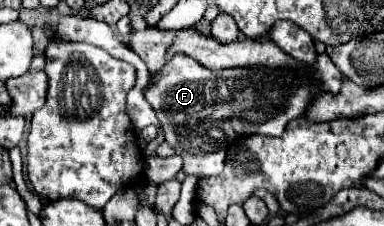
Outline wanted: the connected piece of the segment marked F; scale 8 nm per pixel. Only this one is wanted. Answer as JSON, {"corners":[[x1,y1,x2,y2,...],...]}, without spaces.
{"corners":[[176,53,168,65,156,73,152,87,146,91,148,103,154,107,164,133,166,141,176,149,176,153,184,159,184,171,186,175,220,175,224,169,226,159,210,159,212,153,216,153,220,147,226,147,230,139,244,139,248,135,272,135,280,137,286,129,286,125,292,119,298,119,306,113,314,97,320,93,320,87,324,91,330,91,332,95,340,93,342,87,342,73,338,67,330,61,326,53,318,55,314,63,302,65,300,69,266,69,266,67,236,67,236,69,208,69,200,65,196,59]]}

